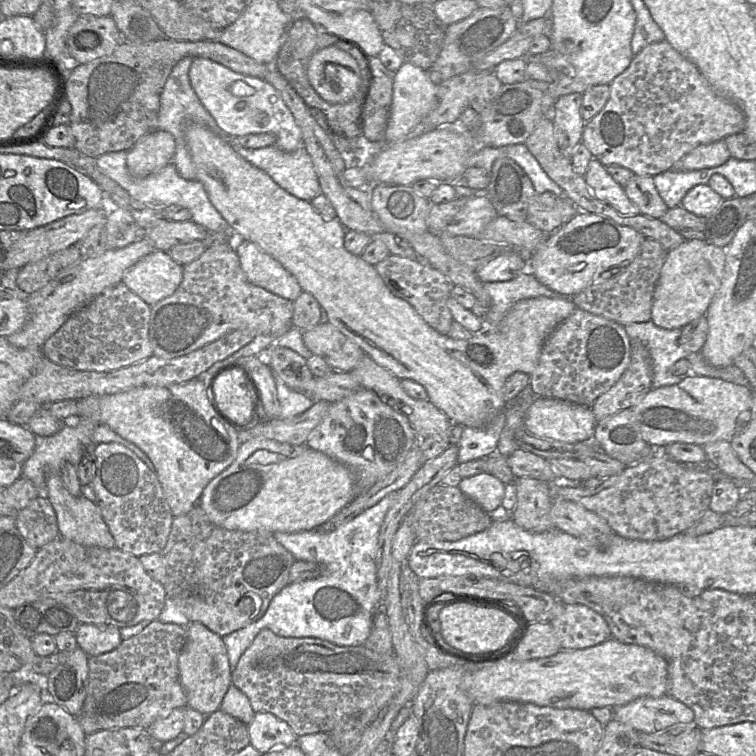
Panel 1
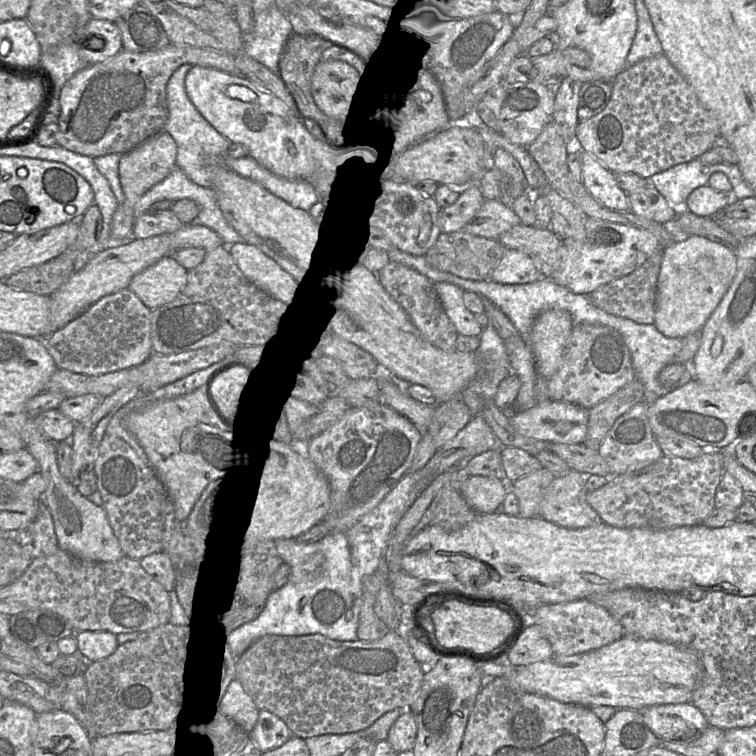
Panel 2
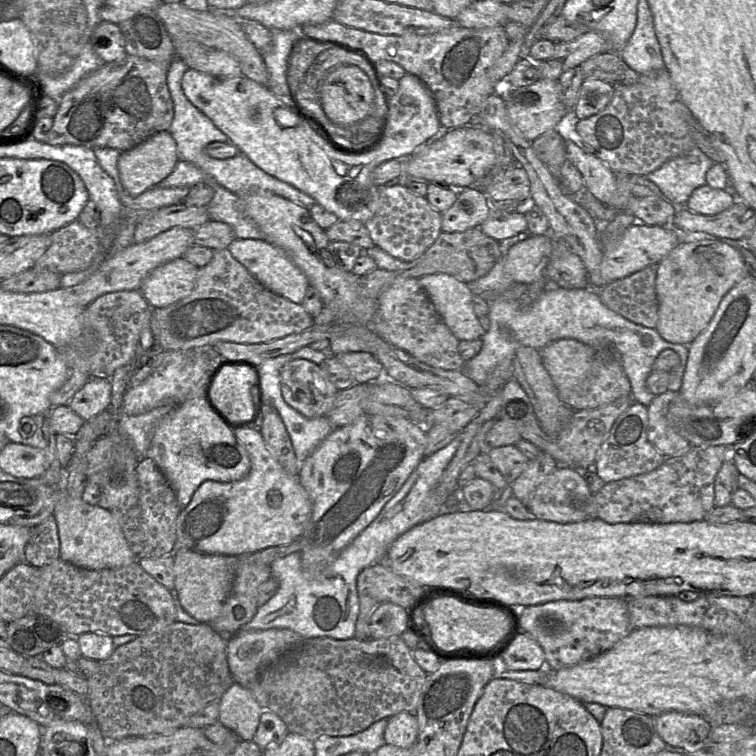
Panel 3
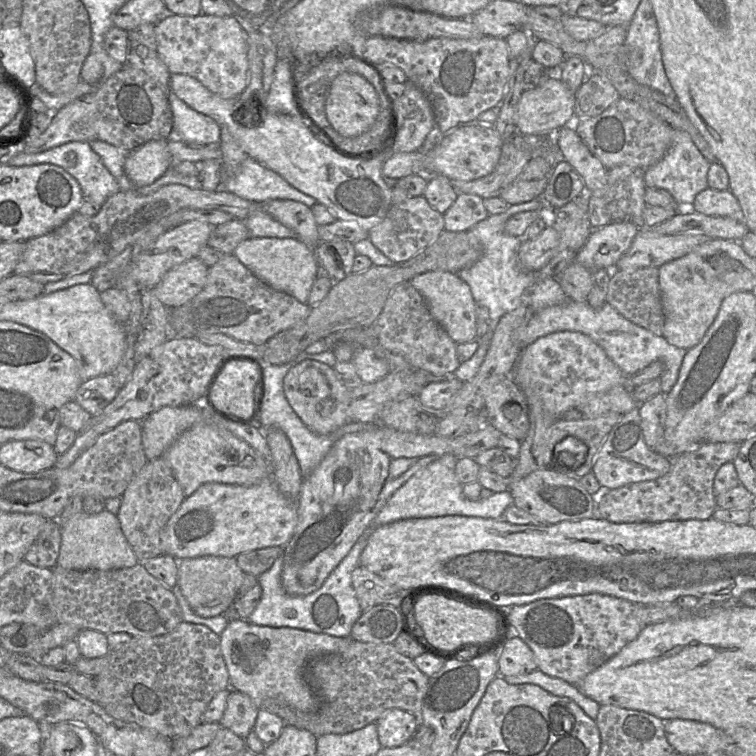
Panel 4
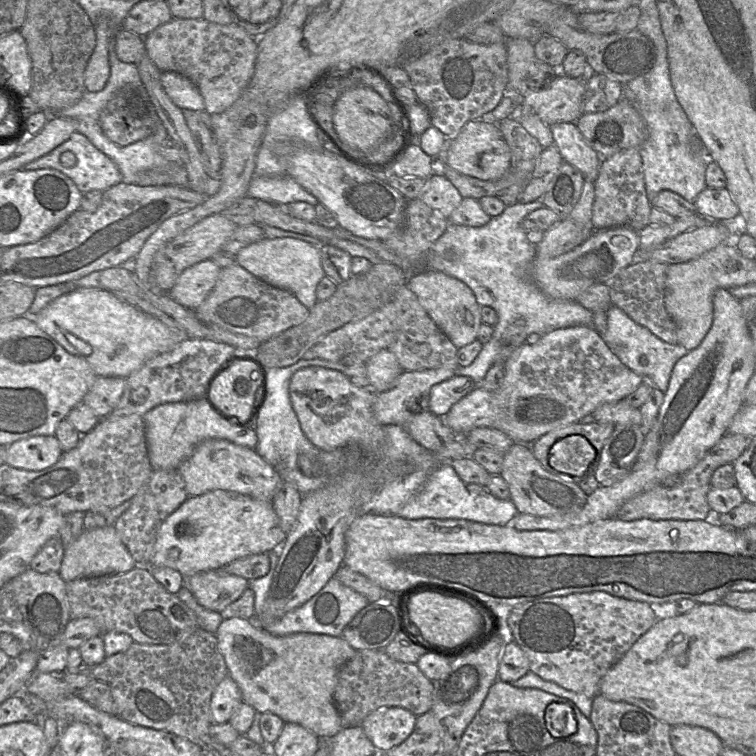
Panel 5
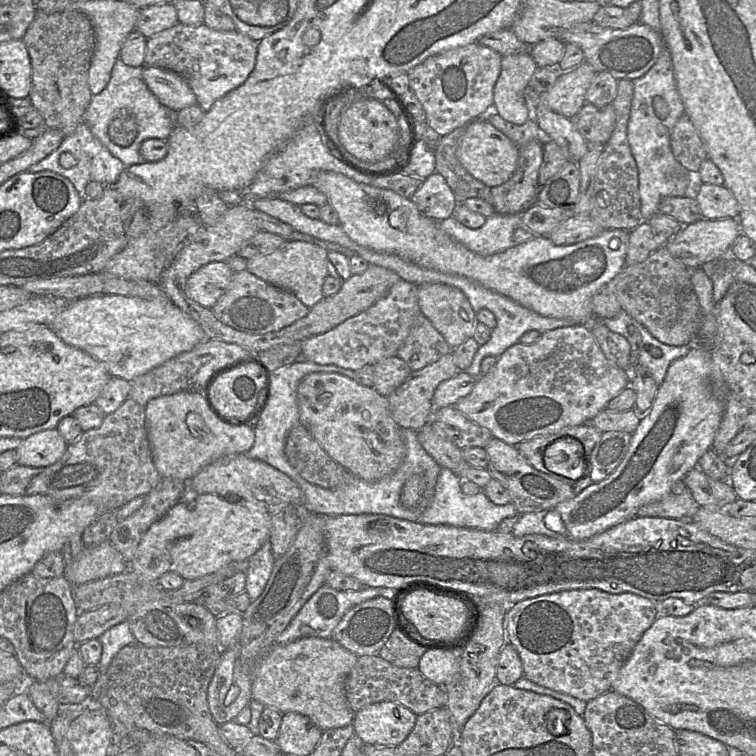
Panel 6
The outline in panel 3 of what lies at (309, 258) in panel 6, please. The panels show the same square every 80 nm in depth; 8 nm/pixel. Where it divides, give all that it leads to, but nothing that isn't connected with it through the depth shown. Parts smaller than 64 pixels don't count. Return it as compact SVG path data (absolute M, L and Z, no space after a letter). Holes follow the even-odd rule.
M235 239L228 249L231 255L265 288L291 302L296 304L302 303L310 284L304 273L282 249L266 240L259 239Z

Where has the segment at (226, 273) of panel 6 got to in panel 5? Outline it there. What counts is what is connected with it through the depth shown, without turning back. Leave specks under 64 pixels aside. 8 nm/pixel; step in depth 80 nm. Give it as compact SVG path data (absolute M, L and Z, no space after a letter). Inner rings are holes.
M210 259L186 268L167 292L176 303L195 310L213 290L220 268Z

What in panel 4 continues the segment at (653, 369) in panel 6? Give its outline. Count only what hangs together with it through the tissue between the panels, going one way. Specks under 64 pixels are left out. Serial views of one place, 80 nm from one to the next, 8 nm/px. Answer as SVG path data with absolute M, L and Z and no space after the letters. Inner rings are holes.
M573 300L534 312L528 324L518 329L517 342L521 347L525 347L540 337L560 331L581 332L589 336L627 377L639 372L656 360L663 361L665 368L659 377L662 394L668 394L677 381L679 369L687 351L684 348L671 345L663 336L657 336L626 319L608 303L595 309L587 301L575 302Z

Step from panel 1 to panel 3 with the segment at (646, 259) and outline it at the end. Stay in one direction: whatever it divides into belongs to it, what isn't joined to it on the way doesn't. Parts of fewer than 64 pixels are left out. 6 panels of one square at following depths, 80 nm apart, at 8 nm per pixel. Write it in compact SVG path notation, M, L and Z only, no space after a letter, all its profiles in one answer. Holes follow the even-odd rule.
M649 265L627 277L610 282L597 290L600 300L610 310L629 321L656 328L658 321L657 265Z

